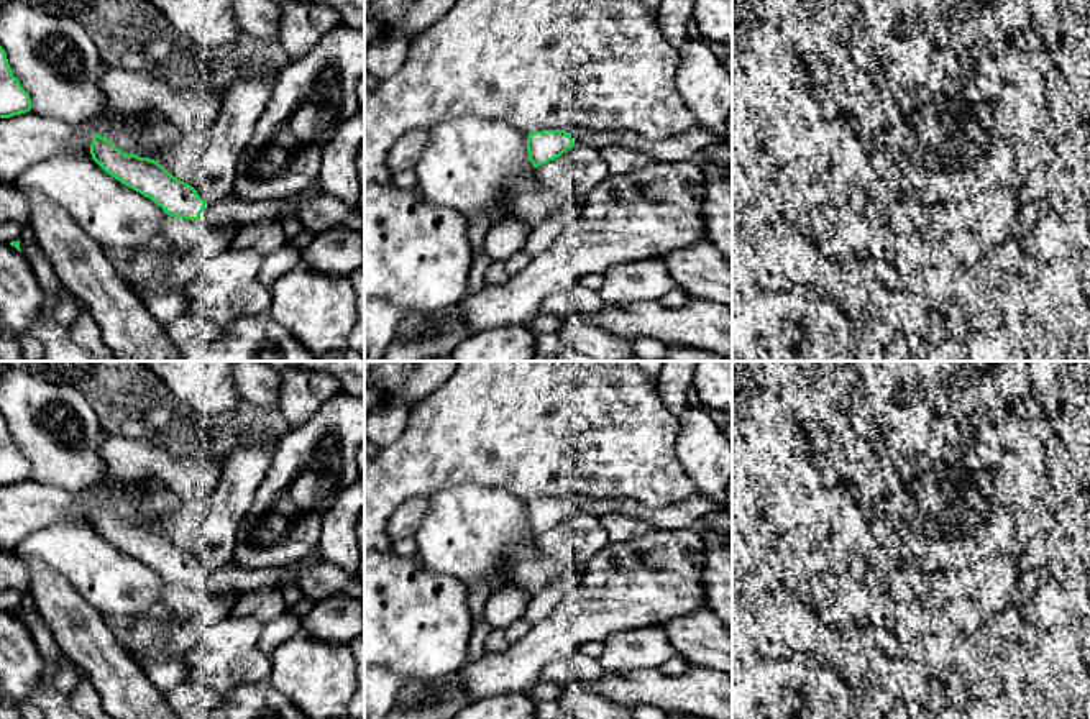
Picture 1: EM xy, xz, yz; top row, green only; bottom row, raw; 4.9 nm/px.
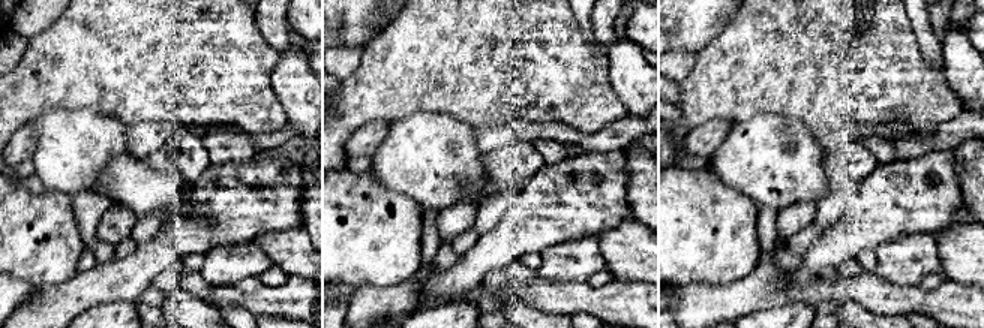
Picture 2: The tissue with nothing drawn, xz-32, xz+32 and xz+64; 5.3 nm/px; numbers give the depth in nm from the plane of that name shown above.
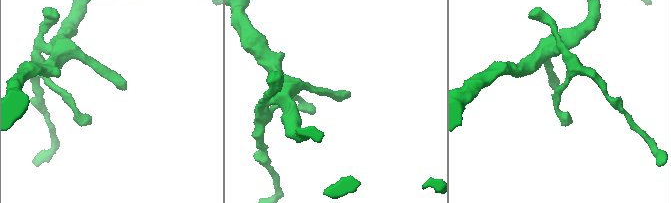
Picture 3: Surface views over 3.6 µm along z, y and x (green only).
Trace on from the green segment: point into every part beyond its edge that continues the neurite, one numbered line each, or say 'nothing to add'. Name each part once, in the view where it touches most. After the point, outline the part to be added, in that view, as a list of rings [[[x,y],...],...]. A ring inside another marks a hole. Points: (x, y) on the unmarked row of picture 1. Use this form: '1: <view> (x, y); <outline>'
1: xy (232, 578); [[[231,561],[220,570],[205,571],[200,588],[207,593],[233,593],[240,596],[256,588],[279,588],[281,579],[282,571],[277,568],[245,570]]]

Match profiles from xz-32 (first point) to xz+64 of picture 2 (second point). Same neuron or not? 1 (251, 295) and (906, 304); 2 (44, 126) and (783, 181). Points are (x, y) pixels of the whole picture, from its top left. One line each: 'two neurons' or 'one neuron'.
1: one neuron
2: one neuron

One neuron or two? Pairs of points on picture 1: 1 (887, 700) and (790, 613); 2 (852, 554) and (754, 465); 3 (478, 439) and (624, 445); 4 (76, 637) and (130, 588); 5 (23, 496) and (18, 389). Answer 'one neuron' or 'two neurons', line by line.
1: two neurons
2: one neuron
3: one neuron
4: two neurons
5: two neurons

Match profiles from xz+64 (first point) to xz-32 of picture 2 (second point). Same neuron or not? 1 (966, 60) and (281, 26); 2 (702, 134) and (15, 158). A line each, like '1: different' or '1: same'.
1: different
2: same

